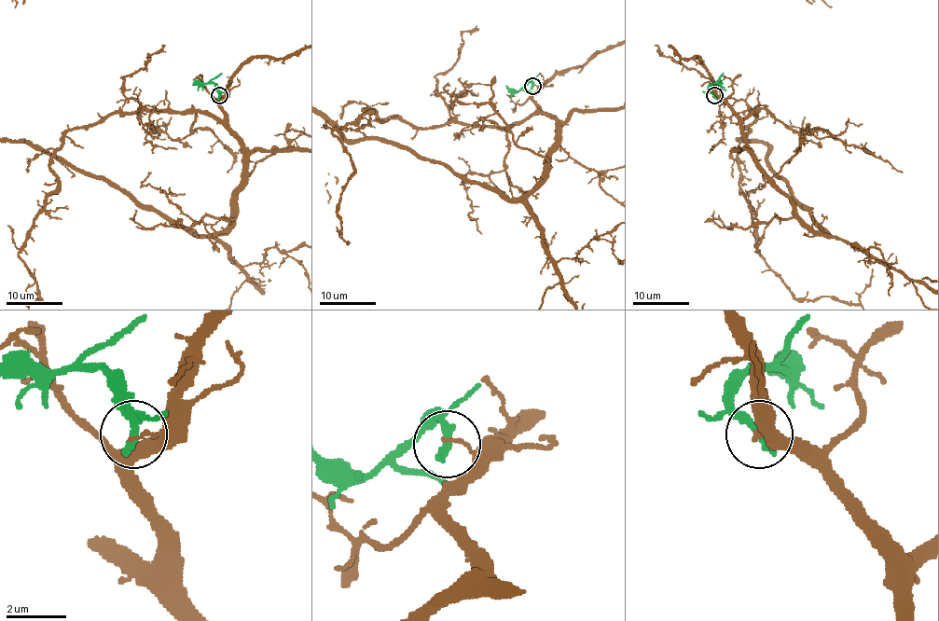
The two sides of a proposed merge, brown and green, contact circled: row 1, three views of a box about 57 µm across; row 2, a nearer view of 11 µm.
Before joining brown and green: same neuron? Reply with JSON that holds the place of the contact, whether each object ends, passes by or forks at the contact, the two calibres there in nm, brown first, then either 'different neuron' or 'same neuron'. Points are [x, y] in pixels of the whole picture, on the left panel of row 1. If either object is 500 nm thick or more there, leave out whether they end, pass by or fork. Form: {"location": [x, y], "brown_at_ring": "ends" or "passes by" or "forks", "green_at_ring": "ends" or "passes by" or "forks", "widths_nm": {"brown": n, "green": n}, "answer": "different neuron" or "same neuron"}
{"location": [219, 95], "brown_at_ring": "ends", "green_at_ring": "ends", "widths_nm": {"brown": 130, "green": 360}, "answer": "different neuron"}

